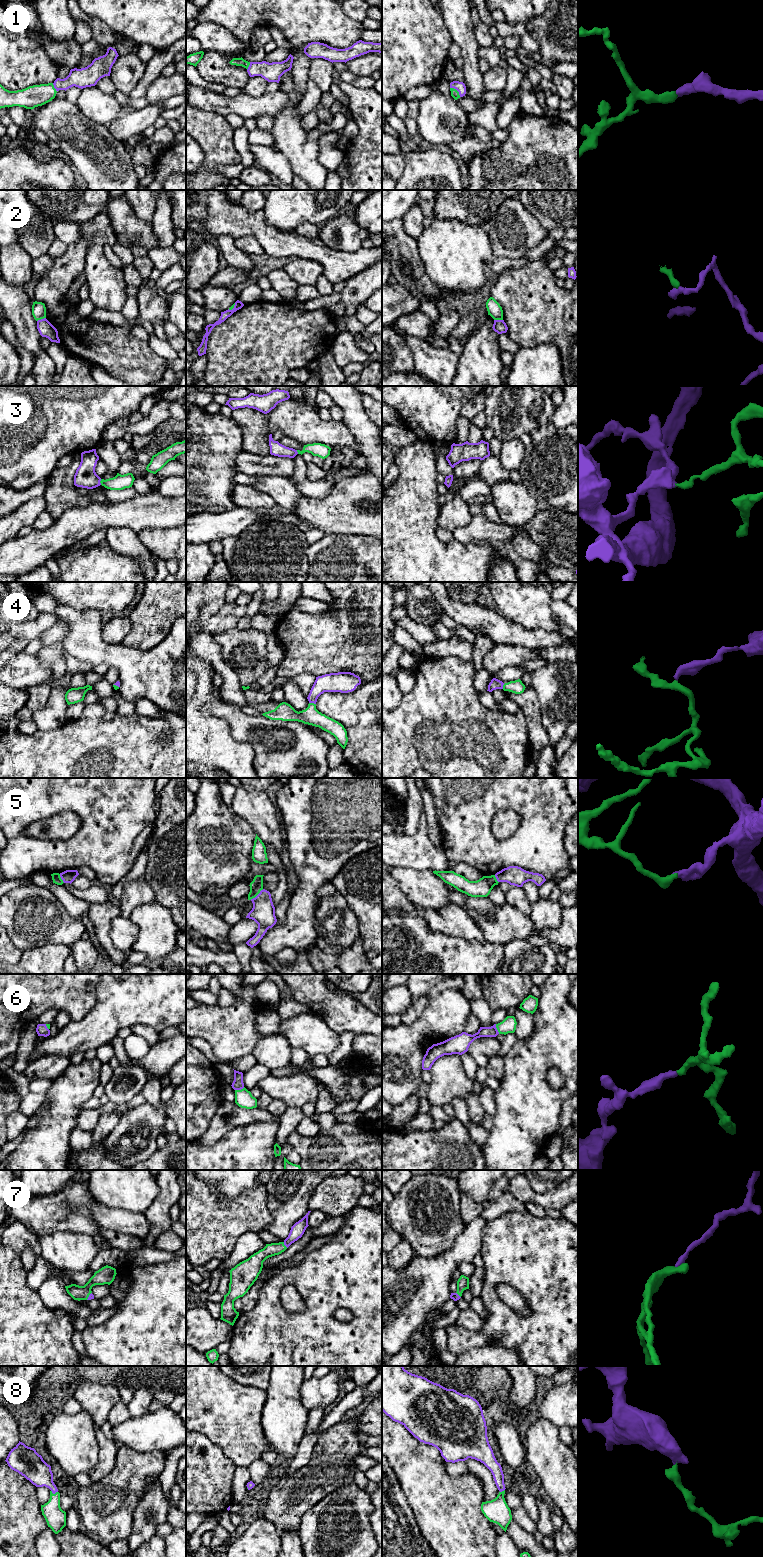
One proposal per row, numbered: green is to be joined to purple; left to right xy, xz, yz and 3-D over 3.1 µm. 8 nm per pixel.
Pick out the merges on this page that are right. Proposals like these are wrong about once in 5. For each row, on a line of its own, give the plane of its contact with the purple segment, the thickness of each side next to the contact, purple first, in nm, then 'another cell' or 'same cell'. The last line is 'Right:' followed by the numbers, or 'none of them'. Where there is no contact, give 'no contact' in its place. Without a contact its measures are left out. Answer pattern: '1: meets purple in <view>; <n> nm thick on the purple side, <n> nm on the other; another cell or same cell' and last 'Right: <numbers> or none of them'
1: meets purple in yz; 80 nm thick on the purple side, 60 nm on the other; same cell
2: meets purple in xy; 120 nm thick on the purple side, 110 nm on the other; same cell
3: meets purple in xy; 170 nm thick on the purple side, 120 nm on the other; same cell
4: meets purple in xz; 160 nm thick on the purple side, 140 nm on the other; same cell
5: meets purple in xz; 190 nm thick on the purple side, 100 nm on the other; another cell
6: meets purple in yz; 90 nm thick on the purple side, 120 nm on the other; same cell
7: meets purple in xz; 110 nm thick on the purple side, 100 nm on the other; same cell
8: meets purple in xy; 200 nm thick on the purple side, 160 nm on the other; same cell
Right: 1, 2, 3, 4, 6, 7, 8

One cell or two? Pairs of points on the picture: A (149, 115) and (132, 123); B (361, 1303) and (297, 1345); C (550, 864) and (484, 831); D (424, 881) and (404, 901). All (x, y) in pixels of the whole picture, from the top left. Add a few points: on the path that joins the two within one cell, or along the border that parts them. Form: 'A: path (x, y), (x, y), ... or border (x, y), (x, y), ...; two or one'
A: path (145, 118), (136, 121); one
B: path (344, 1303), (336, 1303), (317, 1322), (314, 1328); one
C: path (533, 851), (501, 851), (498, 848); one
D: border (393, 878), (400, 889), (418, 906); two

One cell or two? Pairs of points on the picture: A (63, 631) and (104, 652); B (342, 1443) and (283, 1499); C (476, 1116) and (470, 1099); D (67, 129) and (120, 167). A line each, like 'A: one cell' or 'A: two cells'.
A: two cells
B: one cell
C: one cell
D: one cell

